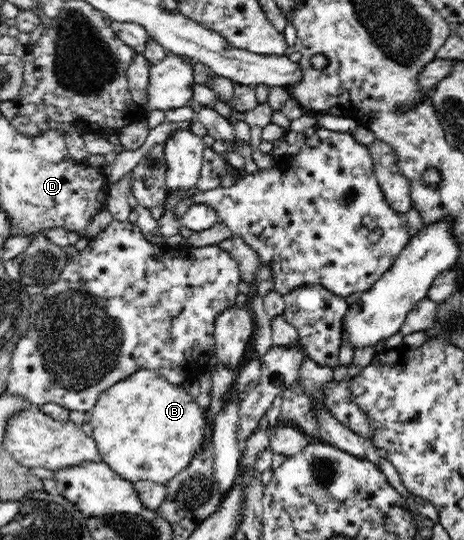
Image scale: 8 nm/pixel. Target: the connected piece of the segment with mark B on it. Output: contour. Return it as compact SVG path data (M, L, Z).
M145 369L136 370L130 377L106 388L96 400L87 422L93 427L92 437L99 449L99 460L106 462L123 479L135 483L139 480L157 482L166 486L171 478L183 472L193 455L203 446L205 436L205 410L201 409L182 386L173 385L163 375Z

